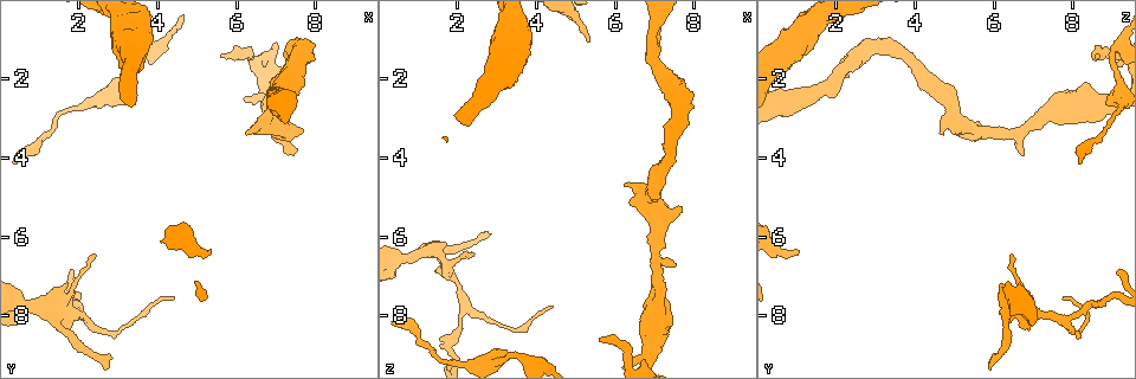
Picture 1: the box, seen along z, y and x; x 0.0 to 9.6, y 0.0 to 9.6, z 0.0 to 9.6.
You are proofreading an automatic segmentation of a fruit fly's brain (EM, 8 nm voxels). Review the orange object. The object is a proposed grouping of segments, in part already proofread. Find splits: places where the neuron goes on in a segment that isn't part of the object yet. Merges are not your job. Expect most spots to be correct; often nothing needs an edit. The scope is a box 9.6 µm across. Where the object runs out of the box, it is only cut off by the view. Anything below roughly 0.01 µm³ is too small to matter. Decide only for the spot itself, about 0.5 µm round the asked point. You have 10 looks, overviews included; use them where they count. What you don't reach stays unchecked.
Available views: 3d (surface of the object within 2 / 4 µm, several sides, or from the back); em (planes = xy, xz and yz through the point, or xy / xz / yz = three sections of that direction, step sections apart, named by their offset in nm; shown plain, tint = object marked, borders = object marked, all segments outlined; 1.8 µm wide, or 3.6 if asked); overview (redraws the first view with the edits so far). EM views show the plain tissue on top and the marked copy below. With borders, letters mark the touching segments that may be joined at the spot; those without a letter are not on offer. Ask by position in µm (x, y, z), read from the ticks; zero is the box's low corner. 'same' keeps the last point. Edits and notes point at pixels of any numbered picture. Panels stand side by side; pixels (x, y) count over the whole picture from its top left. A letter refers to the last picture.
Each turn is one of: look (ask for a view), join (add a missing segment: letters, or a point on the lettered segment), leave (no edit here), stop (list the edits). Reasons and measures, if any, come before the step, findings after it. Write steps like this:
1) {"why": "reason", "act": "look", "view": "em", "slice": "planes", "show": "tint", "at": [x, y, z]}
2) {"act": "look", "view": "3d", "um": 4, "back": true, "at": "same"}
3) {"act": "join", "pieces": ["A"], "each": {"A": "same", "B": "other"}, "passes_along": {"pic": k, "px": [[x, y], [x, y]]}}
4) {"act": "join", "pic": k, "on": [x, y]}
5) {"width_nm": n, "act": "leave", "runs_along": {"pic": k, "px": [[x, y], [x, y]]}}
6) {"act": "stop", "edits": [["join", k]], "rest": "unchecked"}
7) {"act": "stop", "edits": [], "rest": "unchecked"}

{"why": "branch stops here", "act": "look", "view": "em", "um": 3.6, "slice": "xz", "step": 16, "show": "tint", "at": [1.40, 8.35, 6.90]}

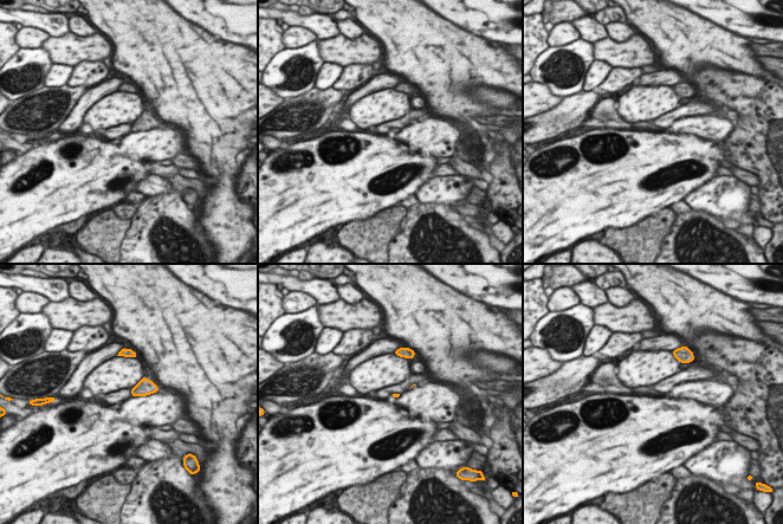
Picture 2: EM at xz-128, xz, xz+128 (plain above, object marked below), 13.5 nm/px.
{"act": "look", "view": "em", "um": 3.6, "slice": "planes", "show": "borders", "at": "same"}

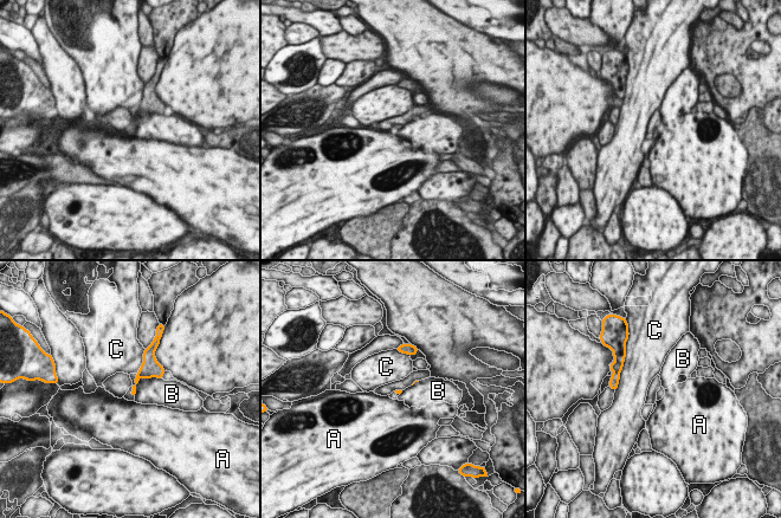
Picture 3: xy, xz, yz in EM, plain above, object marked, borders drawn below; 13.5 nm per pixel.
{"act": "leave", "each": {"A": "other", "B": "other", "C": "other"}, "border": {"pic": 3, "px": [[161, 377], [141, 377], [134, 394]]}, "found": "none of them fits"}

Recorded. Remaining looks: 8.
{"why": "free end", "act": "look", "view": "em", "slice": "planes", "show": "tint", "at": [2.35, 6.45, 6.40]}

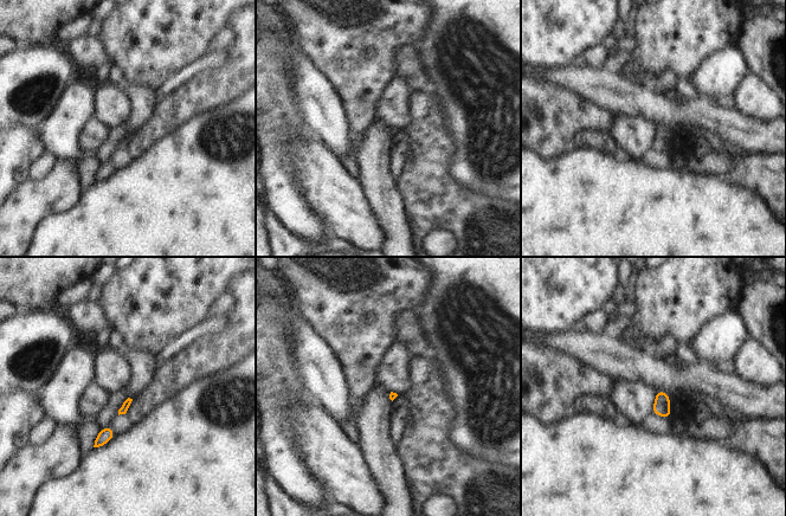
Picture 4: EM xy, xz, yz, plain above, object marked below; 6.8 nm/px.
{"act": "look", "view": "em", "slice": "planes", "show": "borders", "at": "same"}

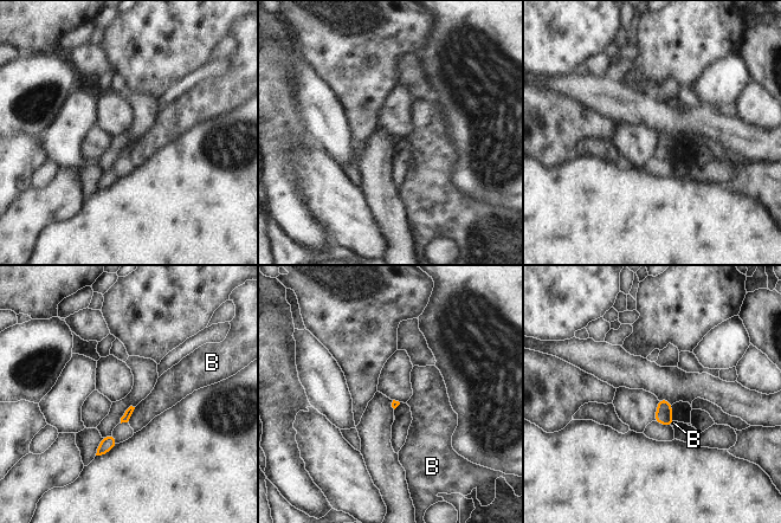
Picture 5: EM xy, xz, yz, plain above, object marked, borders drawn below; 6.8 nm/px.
{"act": "leave", "each": {"B": "other"}, "border": {"pic": 5, "px": [[135, 407], [127, 421]]}, "found": "none of them fits"}

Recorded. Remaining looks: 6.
{"why": "an open end", "act": "look", "view": "em", "um": 3.6, "slice": "yz", "step": 8, "show": "borders", "at": [5.65, 1.45, 8.60]}

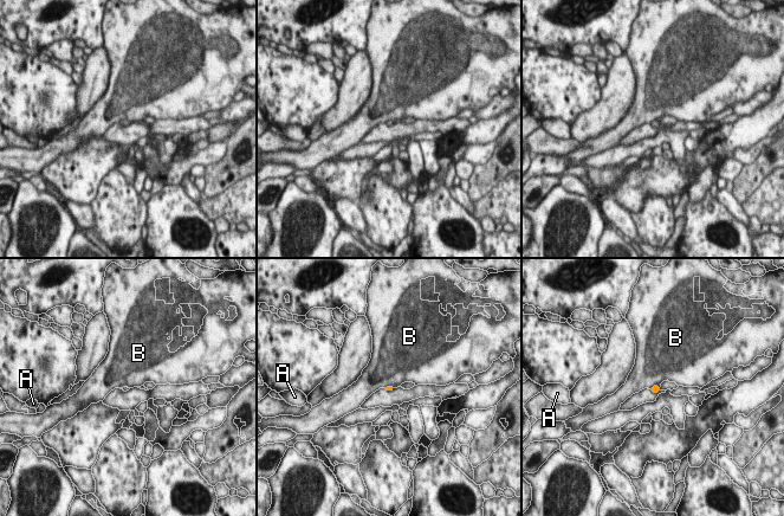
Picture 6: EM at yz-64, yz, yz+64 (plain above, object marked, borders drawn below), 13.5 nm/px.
{"why": "cut it another way", "act": "look", "view": "em", "um": 3.6, "slice": "planes", "show": "borders", "at": "same"}

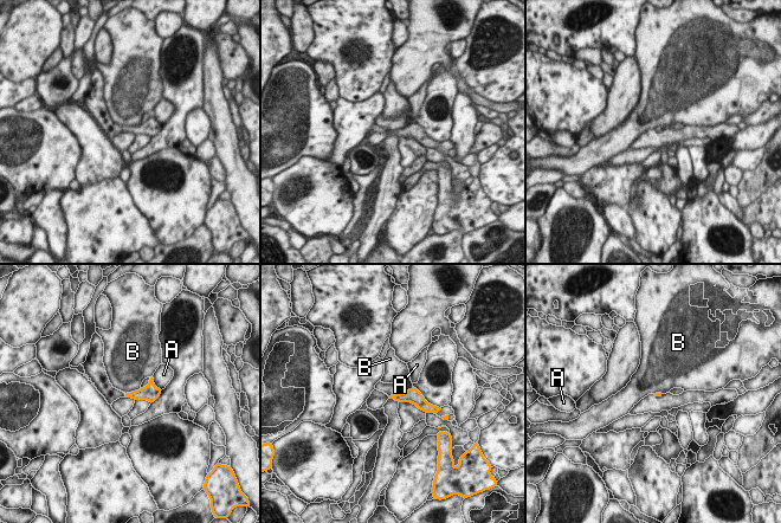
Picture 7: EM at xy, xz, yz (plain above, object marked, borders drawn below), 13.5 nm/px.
{"act": "leave", "each": {"A": "other", "B": "other"}, "border": {"pic": 7, "px": [[141, 388], [124, 393]]}, "found": "none of them fits"}

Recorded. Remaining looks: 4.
{"why": "an open end", "act": "look", "view": "em", "um": 3.6, "slice": "planes", "show": "borders", "at": [7.45, 3.85, 6.75]}

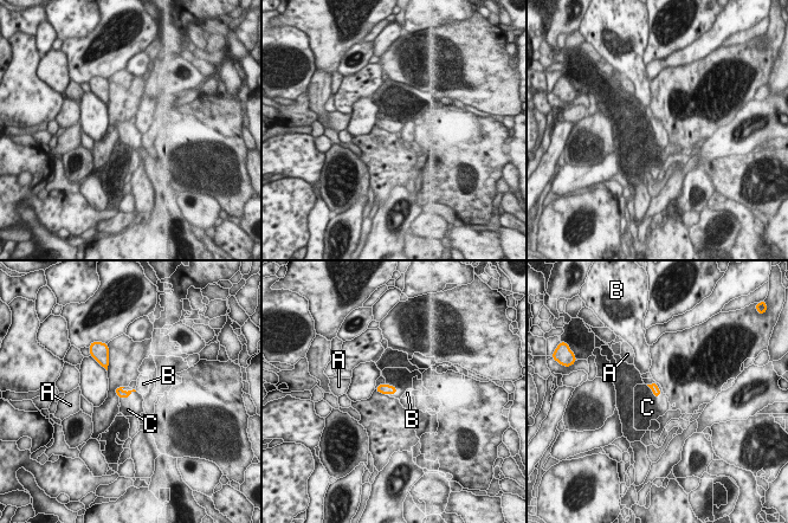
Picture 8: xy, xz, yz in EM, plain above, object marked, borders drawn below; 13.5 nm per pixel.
{"act": "join", "pieces": ["C"], "each": {"A": "other", "B": "other", "C": "same"}, "found": "the neuron continues"}

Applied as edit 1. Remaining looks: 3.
{"act": "stop", "edits": [["join", 8]], "rest": "unchecked"}

